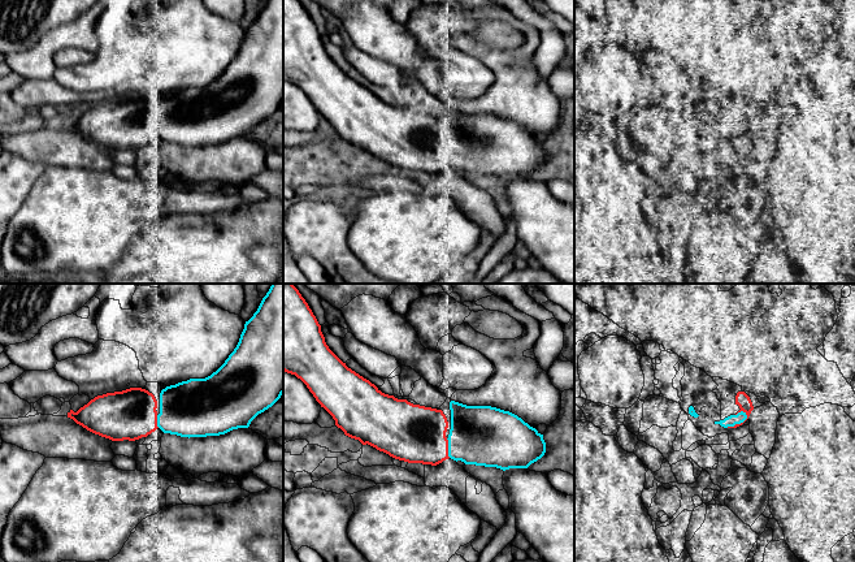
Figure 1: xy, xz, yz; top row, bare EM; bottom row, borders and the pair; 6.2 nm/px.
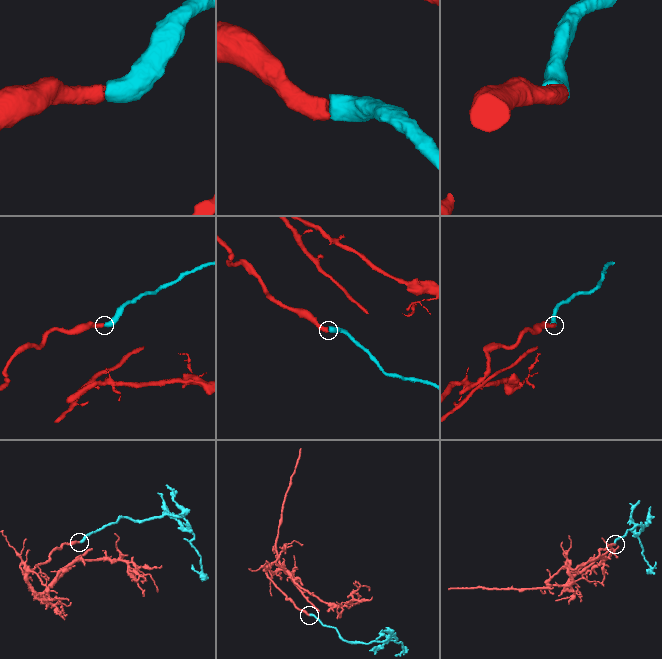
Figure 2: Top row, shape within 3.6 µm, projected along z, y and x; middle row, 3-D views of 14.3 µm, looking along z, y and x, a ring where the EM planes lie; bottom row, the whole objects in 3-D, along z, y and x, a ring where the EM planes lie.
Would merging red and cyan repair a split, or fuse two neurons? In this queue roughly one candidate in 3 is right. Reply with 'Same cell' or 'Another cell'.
Same cell

